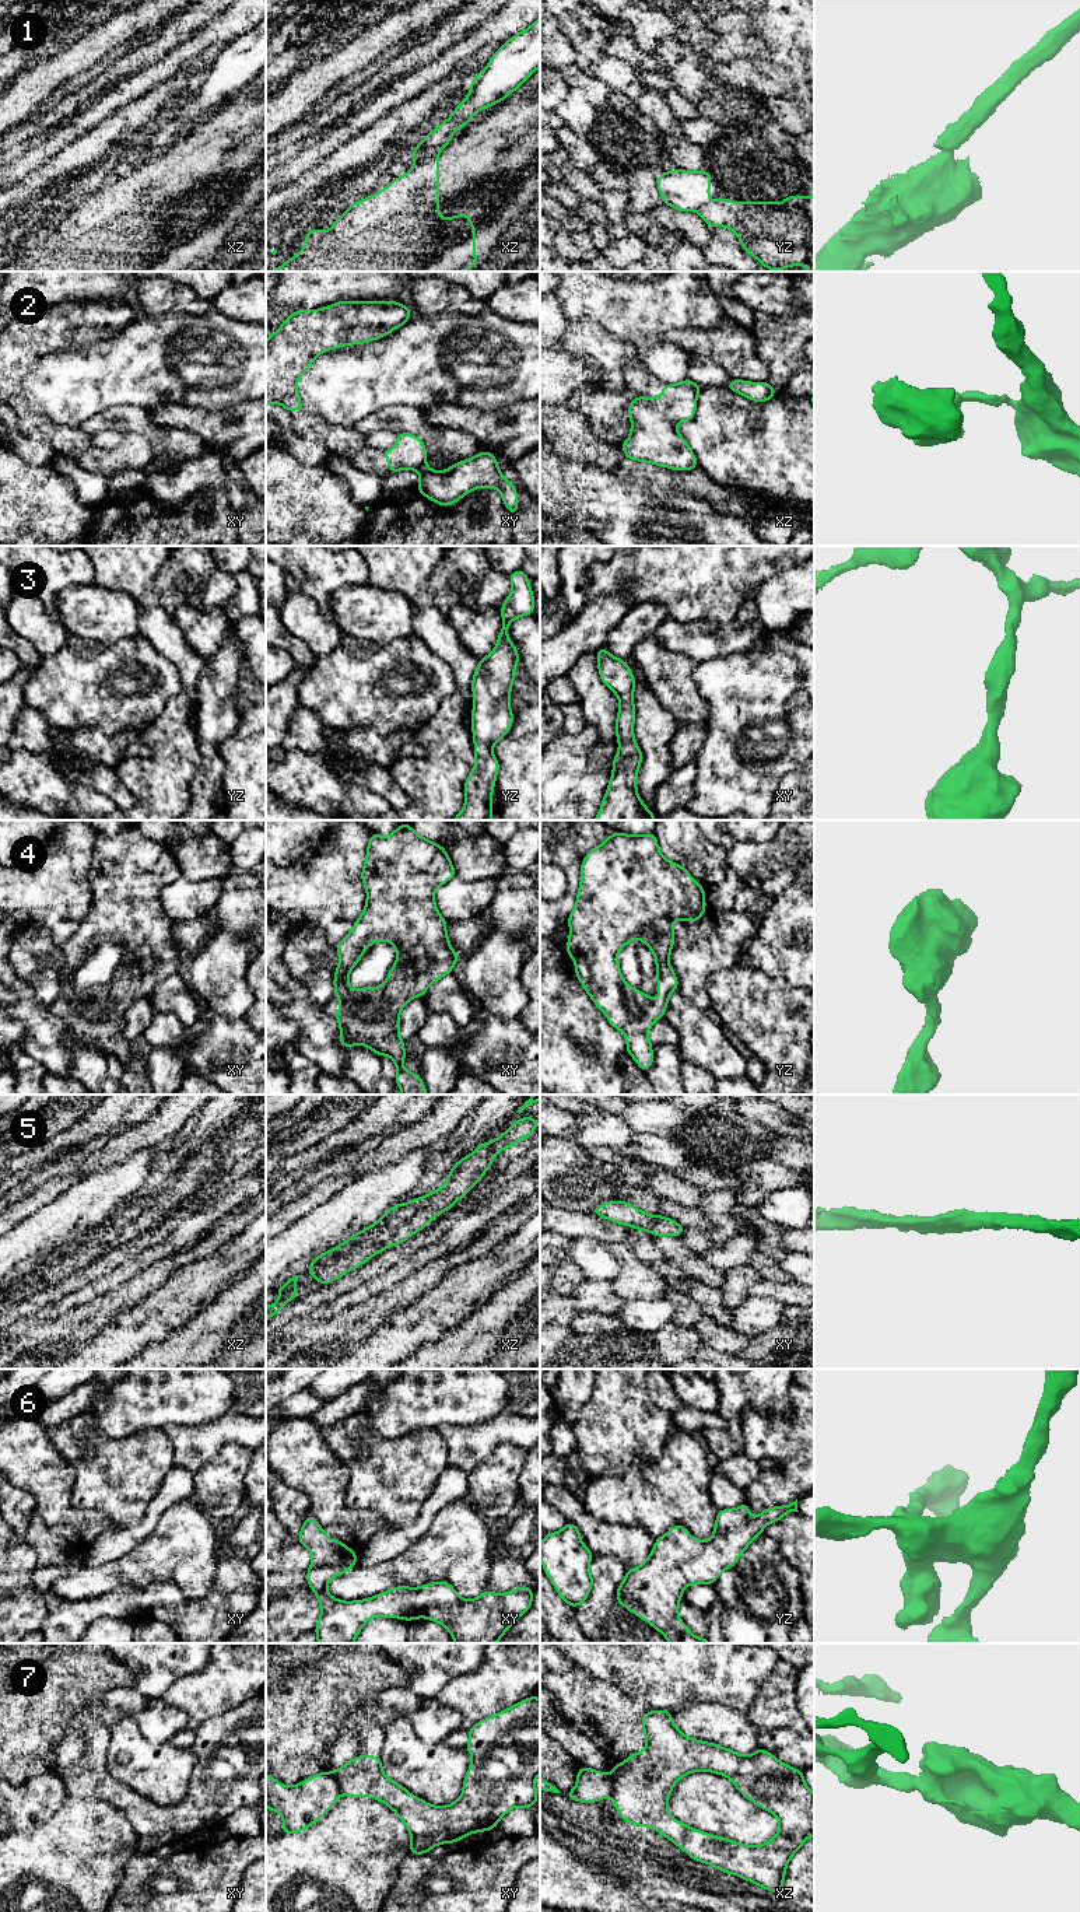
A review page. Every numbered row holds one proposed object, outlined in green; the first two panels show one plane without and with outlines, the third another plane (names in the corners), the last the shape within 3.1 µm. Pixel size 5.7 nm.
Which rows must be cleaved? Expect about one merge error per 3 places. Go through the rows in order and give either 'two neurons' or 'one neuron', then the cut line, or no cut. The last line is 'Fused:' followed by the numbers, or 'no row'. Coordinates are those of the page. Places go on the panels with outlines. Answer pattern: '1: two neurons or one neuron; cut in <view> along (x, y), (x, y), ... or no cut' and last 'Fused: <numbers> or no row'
1: two neurons; cut in xz along (437, 154), (423, 163)
2: two neurons; cut in xy along (424, 462), (417, 469)
3: one neuron; no cut
4: one neuron; no cut
5: one neuron; no cut
6: one neuron; no cut
7: two neurons; cut in xy along (332, 1774), (342, 1793)
Fused: 1, 2, 7

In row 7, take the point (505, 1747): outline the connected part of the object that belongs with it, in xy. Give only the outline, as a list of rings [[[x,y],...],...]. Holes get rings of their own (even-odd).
[[[529,1696],[516,1705],[485,1717],[469,1730],[466,1744],[471,1764],[463,1780],[462,1796],[449,1806],[431,1806],[413,1796],[382,1771],[382,1758],[354,1757],[334,1771],[340,1793],[350,1797],[372,1797],[390,1807],[411,1836],[410,1853],[422,1855],[441,1843],[462,1841],[466,1835],[490,1831],[512,1808],[530,1808],[539,1793],[534,1780],[540,1773],[540,1699]]]

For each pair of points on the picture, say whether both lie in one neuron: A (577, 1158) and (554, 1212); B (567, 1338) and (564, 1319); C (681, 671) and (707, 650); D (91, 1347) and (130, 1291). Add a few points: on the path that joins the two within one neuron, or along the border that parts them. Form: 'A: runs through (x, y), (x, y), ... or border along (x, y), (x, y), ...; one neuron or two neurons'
A: border along (554, 1205), (589, 1214); two neurons
B: border along (554, 1323), (568, 1327); two neurons
C: border along (663, 647), (687, 654), (695, 662); two neurons
D: border along (95, 1336), (79, 1350); two neurons

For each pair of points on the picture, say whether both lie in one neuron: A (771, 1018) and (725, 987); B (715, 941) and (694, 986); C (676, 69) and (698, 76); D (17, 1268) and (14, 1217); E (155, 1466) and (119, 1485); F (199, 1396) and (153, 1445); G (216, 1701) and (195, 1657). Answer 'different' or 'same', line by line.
A: same
B: same
C: same
D: different
E: same
F: different
G: different

